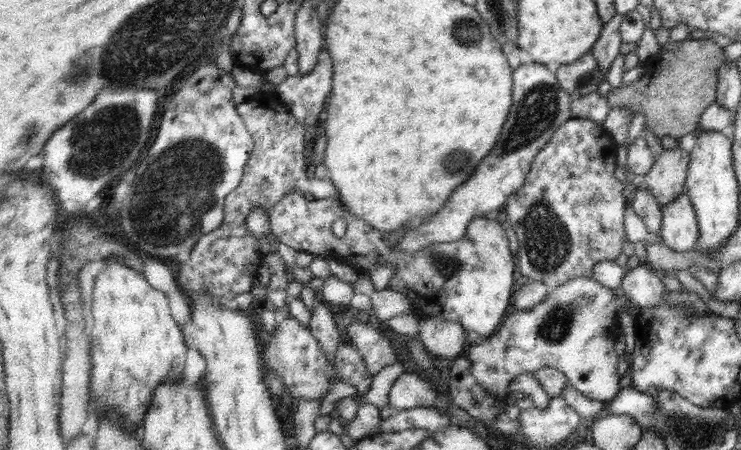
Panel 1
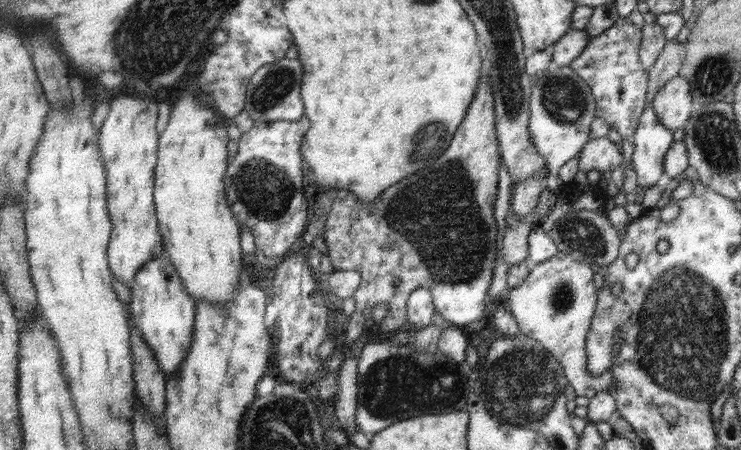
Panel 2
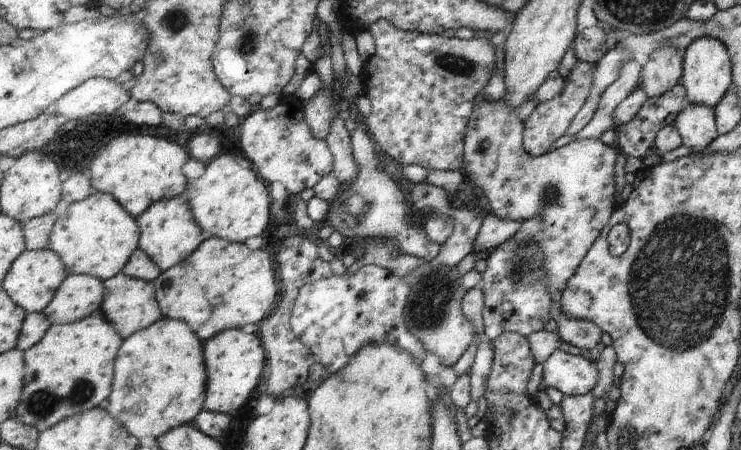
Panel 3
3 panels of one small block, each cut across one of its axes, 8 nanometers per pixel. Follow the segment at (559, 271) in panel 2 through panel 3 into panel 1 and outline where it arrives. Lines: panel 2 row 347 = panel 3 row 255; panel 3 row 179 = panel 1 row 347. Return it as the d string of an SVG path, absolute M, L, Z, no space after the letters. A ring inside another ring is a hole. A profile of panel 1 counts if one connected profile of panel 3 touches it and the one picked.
M575 278L557 289L549 289L547 297L533 310L513 309L507 320L483 342L476 342L468 349L468 358L472 362L472 374L478 379L483 390L505 399L509 393L509 384L523 373L537 372L539 368L555 368L567 379L567 384L575 387L589 399L607 402L618 394L619 375L616 371L617 355L613 344L620 334L616 320L616 297L618 292L604 288L591 278Z

